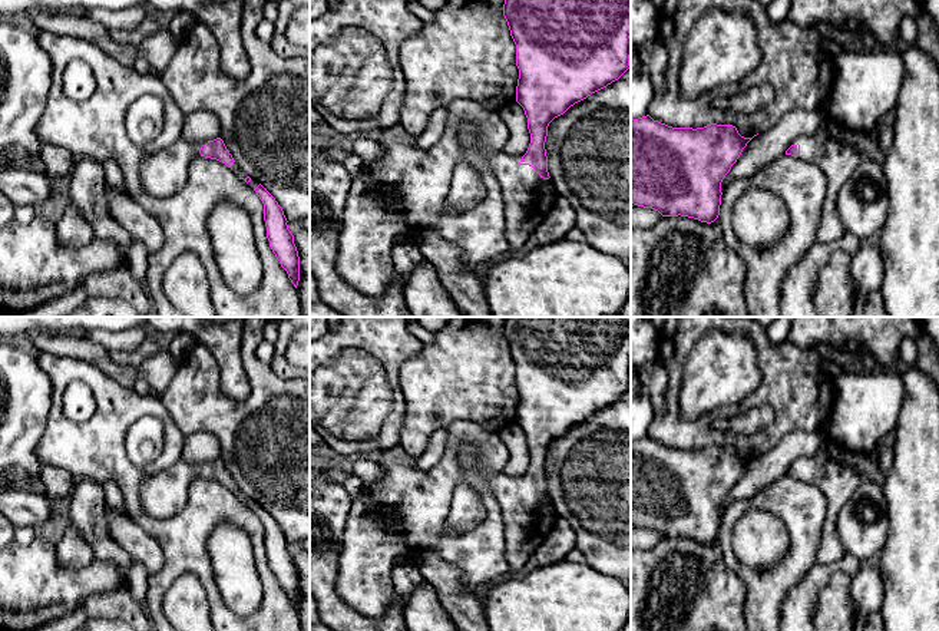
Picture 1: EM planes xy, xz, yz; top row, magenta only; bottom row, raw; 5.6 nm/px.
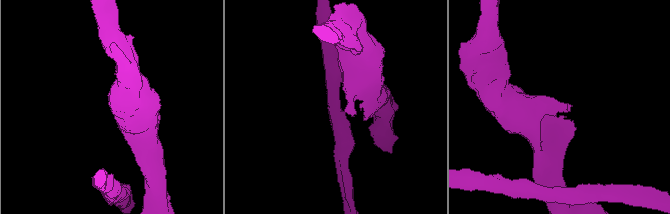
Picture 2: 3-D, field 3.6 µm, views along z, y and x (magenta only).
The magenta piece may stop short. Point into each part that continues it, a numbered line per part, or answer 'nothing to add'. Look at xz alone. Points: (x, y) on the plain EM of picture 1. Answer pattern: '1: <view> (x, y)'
1: xz (528, 519)

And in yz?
1: yz (836, 472)

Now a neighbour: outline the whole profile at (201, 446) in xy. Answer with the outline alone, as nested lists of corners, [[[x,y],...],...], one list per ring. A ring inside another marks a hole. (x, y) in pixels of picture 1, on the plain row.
[[[196,432],[185,437],[181,457],[189,463],[204,463],[221,459],[218,439],[208,432]]]

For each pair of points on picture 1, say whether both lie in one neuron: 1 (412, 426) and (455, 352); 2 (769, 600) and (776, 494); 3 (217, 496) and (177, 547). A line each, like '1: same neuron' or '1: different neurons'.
1: same neuron
2: same neuron
3: same neuron

